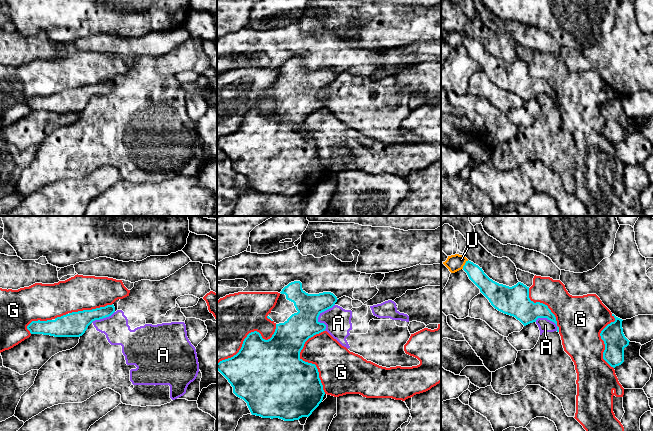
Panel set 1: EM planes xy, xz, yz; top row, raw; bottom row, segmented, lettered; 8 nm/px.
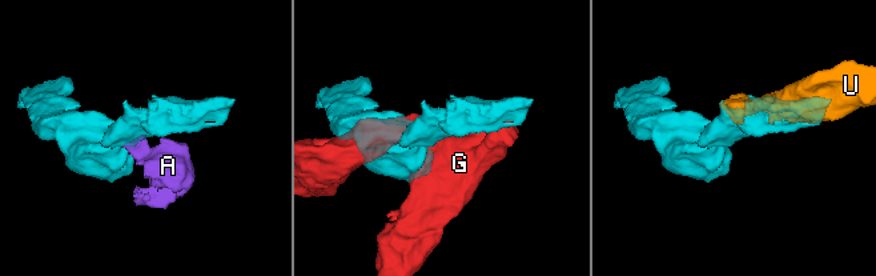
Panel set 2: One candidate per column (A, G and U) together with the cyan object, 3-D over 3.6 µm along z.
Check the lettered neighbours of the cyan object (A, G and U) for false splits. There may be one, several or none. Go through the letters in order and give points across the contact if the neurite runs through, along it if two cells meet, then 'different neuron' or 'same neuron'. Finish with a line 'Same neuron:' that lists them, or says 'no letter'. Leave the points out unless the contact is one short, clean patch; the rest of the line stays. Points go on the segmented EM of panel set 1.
A: border xz (334, 304), (318, 317), (325, 325), (324, 330); different neuron
G: different neuron
U: same neuron
Same neuron: U

